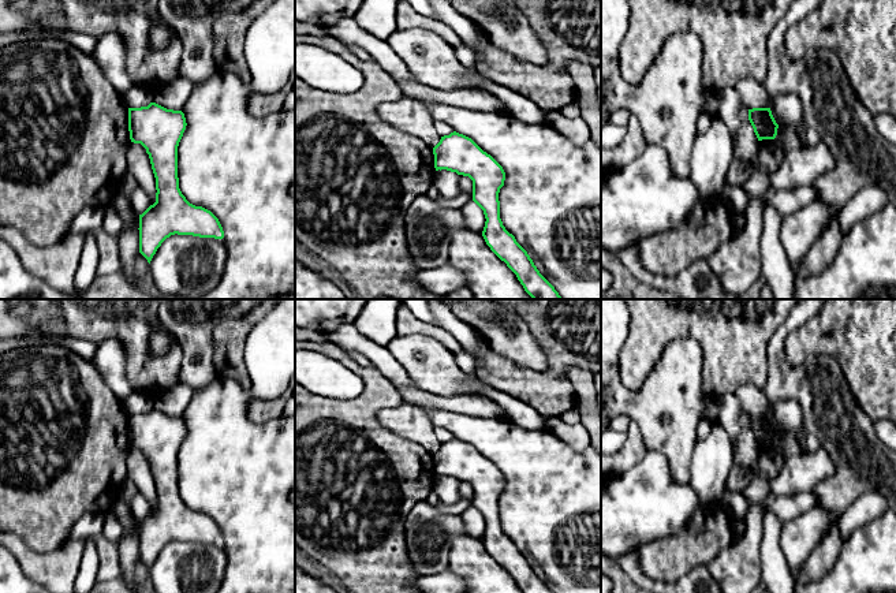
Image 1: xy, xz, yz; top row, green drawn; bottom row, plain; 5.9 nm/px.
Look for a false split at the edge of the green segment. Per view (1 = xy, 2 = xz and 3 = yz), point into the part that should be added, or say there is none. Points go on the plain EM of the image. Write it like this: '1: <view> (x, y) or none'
1: none
2: none
3: none

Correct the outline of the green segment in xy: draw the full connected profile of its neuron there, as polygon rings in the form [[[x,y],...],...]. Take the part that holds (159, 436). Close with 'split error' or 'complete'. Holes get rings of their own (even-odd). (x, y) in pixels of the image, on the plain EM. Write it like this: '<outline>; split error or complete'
[[[156,409],[148,413],[128,414],[128,437],[134,450],[141,450],[149,460],[156,484],[156,508],[139,521],[139,559],[150,570],[161,549],[171,541],[193,541],[223,545],[224,537],[219,525],[208,515],[190,510],[179,495],[178,452],[186,436],[182,417],[167,415]]]; complete

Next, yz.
[[[770,414],[748,415],[748,426],[758,447],[776,444],[779,430],[776,429]]]; complete

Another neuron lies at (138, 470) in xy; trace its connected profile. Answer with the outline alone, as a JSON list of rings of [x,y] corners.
[[[131,448],[127,458],[127,480],[132,481],[139,493],[149,501],[150,511],[156,508],[156,484],[149,460],[141,450]]]

